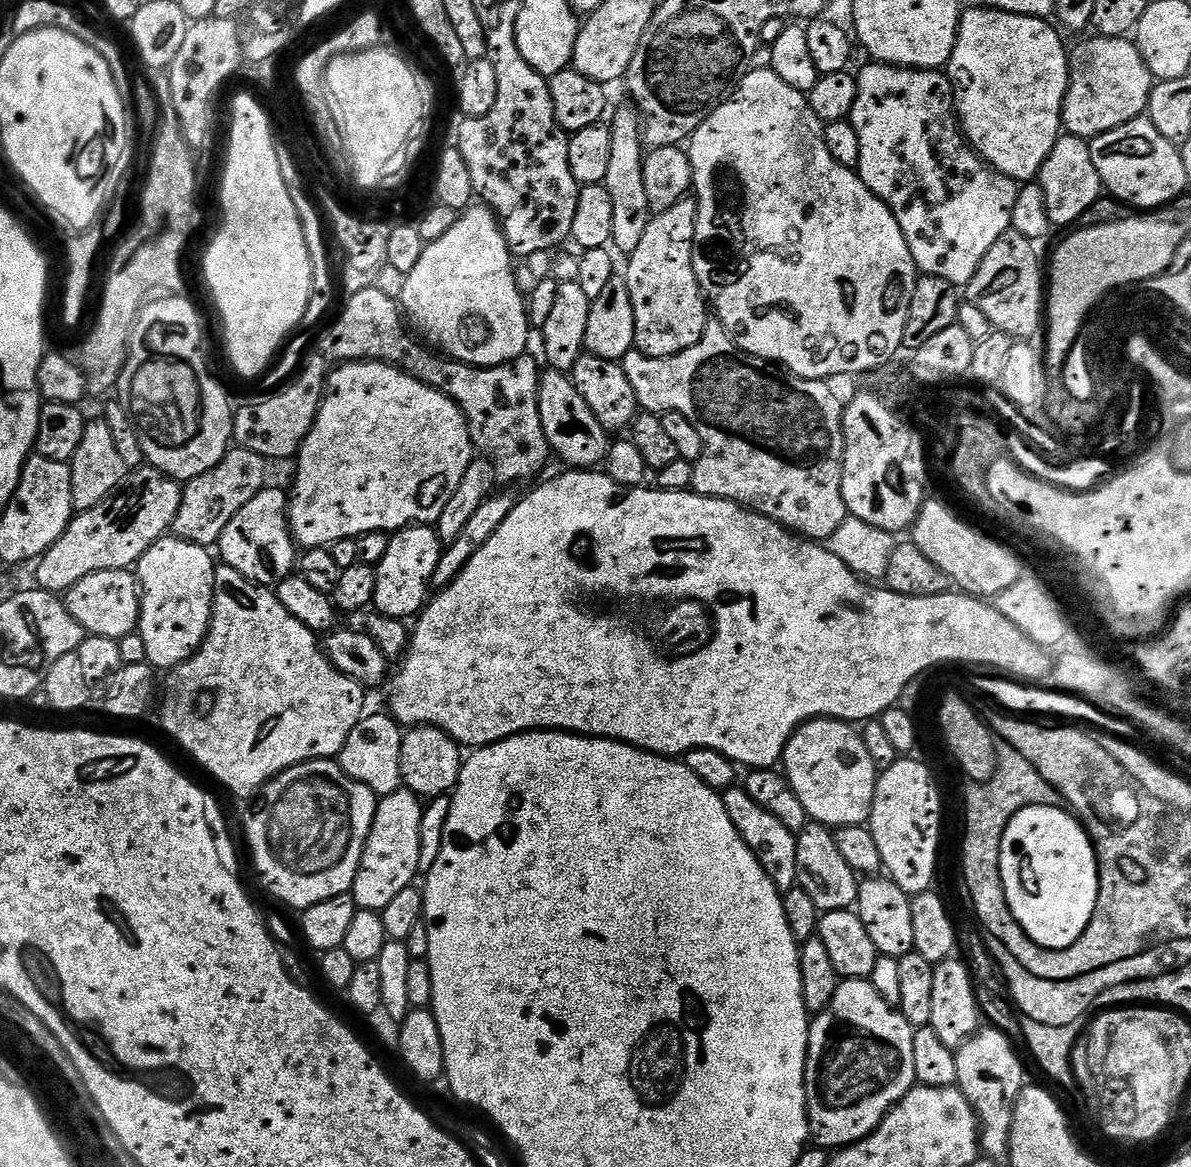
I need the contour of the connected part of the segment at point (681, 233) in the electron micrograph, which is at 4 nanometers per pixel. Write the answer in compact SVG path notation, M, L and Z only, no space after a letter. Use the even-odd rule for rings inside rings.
M684 197L670 210L655 213L638 247L627 257L626 279L630 306L634 306L635 351L643 356L670 358L682 350L690 350L708 325L710 308L694 274L696 222L696 201L693 197Z

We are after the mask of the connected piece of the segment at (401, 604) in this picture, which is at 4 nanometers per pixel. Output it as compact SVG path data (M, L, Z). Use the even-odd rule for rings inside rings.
M414 524L410 528L402 528L392 536L390 546L386 546L386 558L382 558L380 563L375 565L376 569L376 589L374 590L374 608L383 616L389 616L395 620L407 621L408 616L415 617L424 611L424 605L430 599L430 589L432 588L432 575L440 561L442 545L440 536L436 533L435 527L427 524Z

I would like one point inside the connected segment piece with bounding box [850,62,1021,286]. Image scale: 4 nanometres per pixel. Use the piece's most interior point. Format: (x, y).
(951, 206)

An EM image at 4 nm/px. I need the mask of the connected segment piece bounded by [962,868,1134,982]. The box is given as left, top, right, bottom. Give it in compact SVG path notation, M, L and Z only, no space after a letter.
M974 868L962 873L964 888L968 891L968 900L972 903L973 910L976 911L977 918L975 917L975 919L978 921L979 927L992 940L1002 942L1002 946L1006 946L1006 950L1010 950L1010 954L1014 954L1014 958L1018 958L1018 963L1026 966L1026 970L1030 970L1030 974L1034 974L1034 978L1062 982L1070 978L1078 978L1082 974L1090 974L1088 968L1098 970L1096 964L1110 966L1108 960L1120 962L1120 956L1134 958L1131 940L1088 940L1088 936L1084 934L1082 934L1084 940L1078 938L1078 942L1074 942L1074 946L1066 946L1062 950L1050 950L1038 946L1038 942L1034 942L1034 938L1030 938L1030 934L1026 934L1026 930L1022 930L1022 926L1014 918L1014 914L1006 902L1004 889L1000 887L1001 878L1002 874L998 874L997 878L996 872L982 872L982 870L974 870Z

